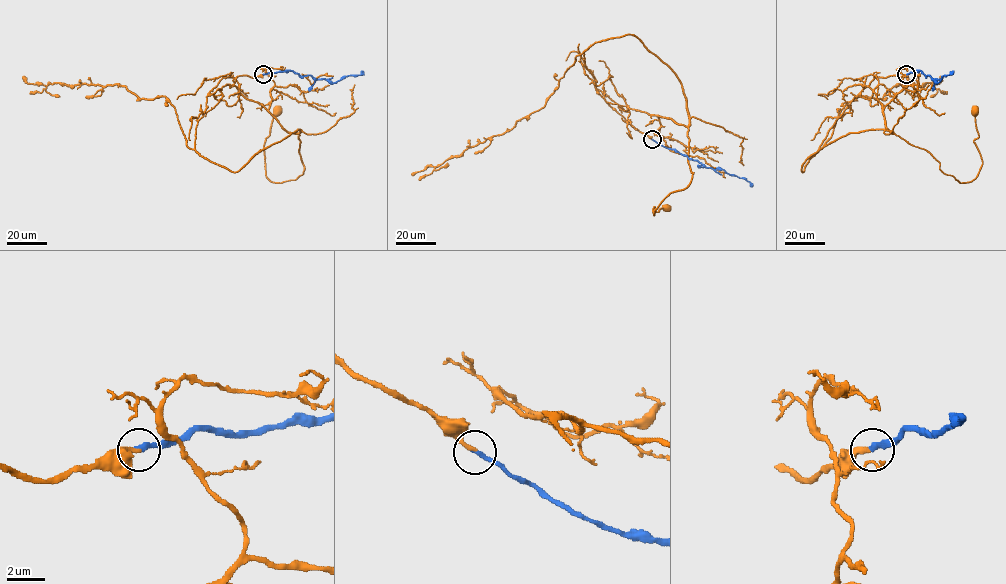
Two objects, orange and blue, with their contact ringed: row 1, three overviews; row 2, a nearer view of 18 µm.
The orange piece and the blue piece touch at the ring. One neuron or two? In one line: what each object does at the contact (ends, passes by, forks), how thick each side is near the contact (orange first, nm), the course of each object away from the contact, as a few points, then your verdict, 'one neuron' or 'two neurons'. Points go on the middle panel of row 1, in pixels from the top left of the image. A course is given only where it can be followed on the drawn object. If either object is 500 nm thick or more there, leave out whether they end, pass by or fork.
orange ends there; blue ends there; 240 nm thick on the orange side, 260 nm on the other; orange runs (652, 139), (598, 93), (584, 52), (596, 42), (634, 35), (681, 84), (693, 172), (654, 215), (667, 208); blue runs (652, 139), (706, 167), (723, 169), (744, 178), (752, 186); one neuron

